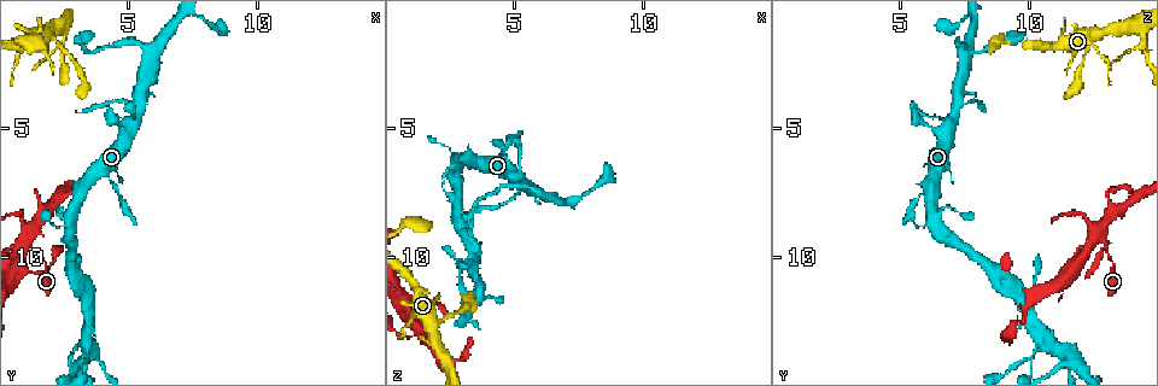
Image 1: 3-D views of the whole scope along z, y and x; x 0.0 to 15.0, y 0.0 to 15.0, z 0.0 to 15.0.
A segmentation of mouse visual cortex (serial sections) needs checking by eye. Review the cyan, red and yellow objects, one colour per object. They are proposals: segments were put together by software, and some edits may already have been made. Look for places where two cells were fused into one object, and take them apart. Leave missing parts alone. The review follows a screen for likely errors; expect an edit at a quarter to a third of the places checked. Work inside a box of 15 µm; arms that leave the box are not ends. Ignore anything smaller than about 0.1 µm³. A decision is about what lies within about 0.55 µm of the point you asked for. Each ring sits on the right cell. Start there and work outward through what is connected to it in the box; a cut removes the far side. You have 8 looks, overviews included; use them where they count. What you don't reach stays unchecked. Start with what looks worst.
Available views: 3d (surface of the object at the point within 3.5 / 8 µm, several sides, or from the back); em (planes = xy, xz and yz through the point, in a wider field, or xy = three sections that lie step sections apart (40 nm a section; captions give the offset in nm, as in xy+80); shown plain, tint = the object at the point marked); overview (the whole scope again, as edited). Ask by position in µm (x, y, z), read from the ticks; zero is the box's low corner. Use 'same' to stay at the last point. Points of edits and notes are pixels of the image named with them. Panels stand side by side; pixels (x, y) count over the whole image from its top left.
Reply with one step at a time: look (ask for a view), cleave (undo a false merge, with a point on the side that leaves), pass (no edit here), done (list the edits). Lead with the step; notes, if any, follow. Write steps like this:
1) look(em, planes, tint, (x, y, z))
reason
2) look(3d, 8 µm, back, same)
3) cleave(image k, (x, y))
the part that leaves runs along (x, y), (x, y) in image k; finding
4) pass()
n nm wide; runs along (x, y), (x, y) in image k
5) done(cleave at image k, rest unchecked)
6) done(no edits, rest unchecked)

look(3d, 3.5 µm, (5.8, 2.1, 7.4))
sharp bend

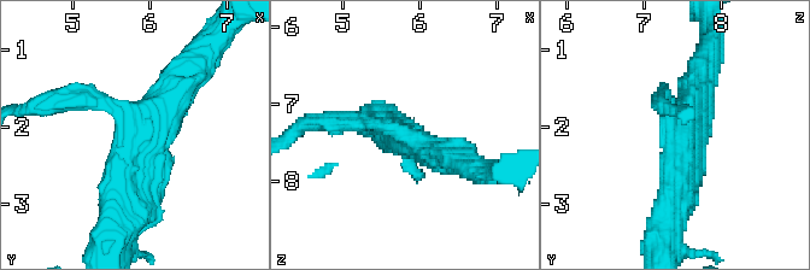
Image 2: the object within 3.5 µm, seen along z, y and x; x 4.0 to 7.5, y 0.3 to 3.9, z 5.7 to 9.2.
look(em, xy, step 1, plain, (5.80, 2.10, 7.45))
shape alone is not enough

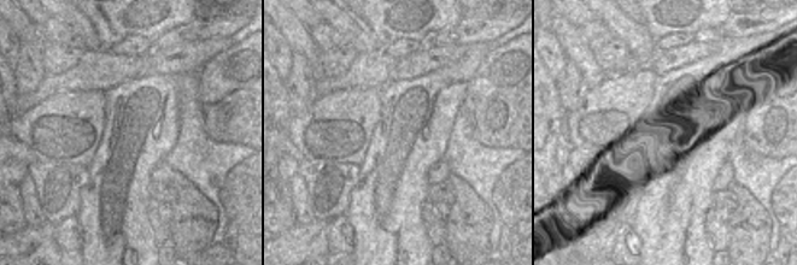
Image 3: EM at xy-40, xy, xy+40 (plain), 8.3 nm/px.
look(em, xy, step 1, tint, same)
where the object lies

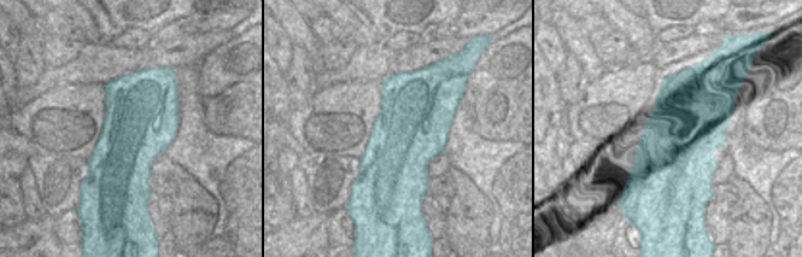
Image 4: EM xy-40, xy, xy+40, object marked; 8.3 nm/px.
pass()
3 arms; arms of 200, 400, 400 nm; runs along (125, 215), (129, 145), (185, 78) in image 2; all the same cell

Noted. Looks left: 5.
look(3d, 3.5 µm, (1.1, 9.2, 12.7))
four-way junction

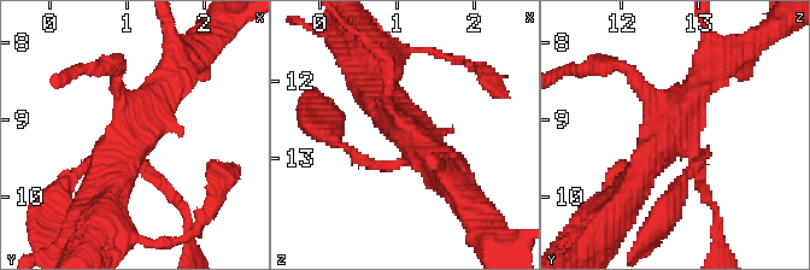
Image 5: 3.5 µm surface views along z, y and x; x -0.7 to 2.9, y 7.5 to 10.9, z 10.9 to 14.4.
look(em, xy, step 2, tint, (1.10, 9.25, 12.70))
need the tissue

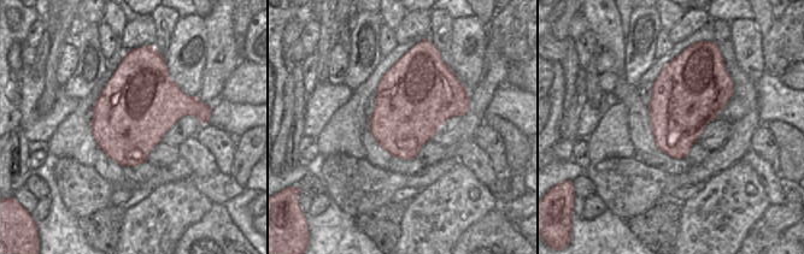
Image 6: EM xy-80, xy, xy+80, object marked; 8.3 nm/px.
pass()
runs along (444, 169), (410, 156), (377, 88) in image 5; one cell here

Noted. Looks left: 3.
look(em, xy, step 2, tint, (3.4, 13.2, 10.4))
three arms meet

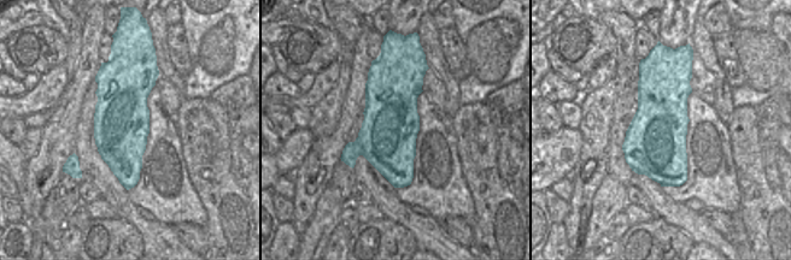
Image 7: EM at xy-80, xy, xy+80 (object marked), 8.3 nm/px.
look(3d, 3.5 µm, same)
see where the arms go

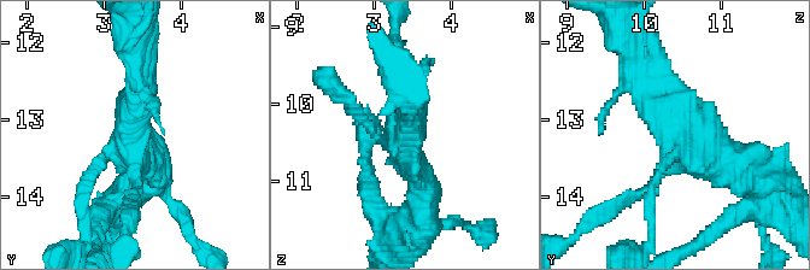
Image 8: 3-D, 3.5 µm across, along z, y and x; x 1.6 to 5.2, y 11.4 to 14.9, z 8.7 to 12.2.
pass()
runs along (645, 59), (700, 151), (744, 166) in image 8; one cell here

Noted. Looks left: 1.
done(no edits, rest unchecked)

